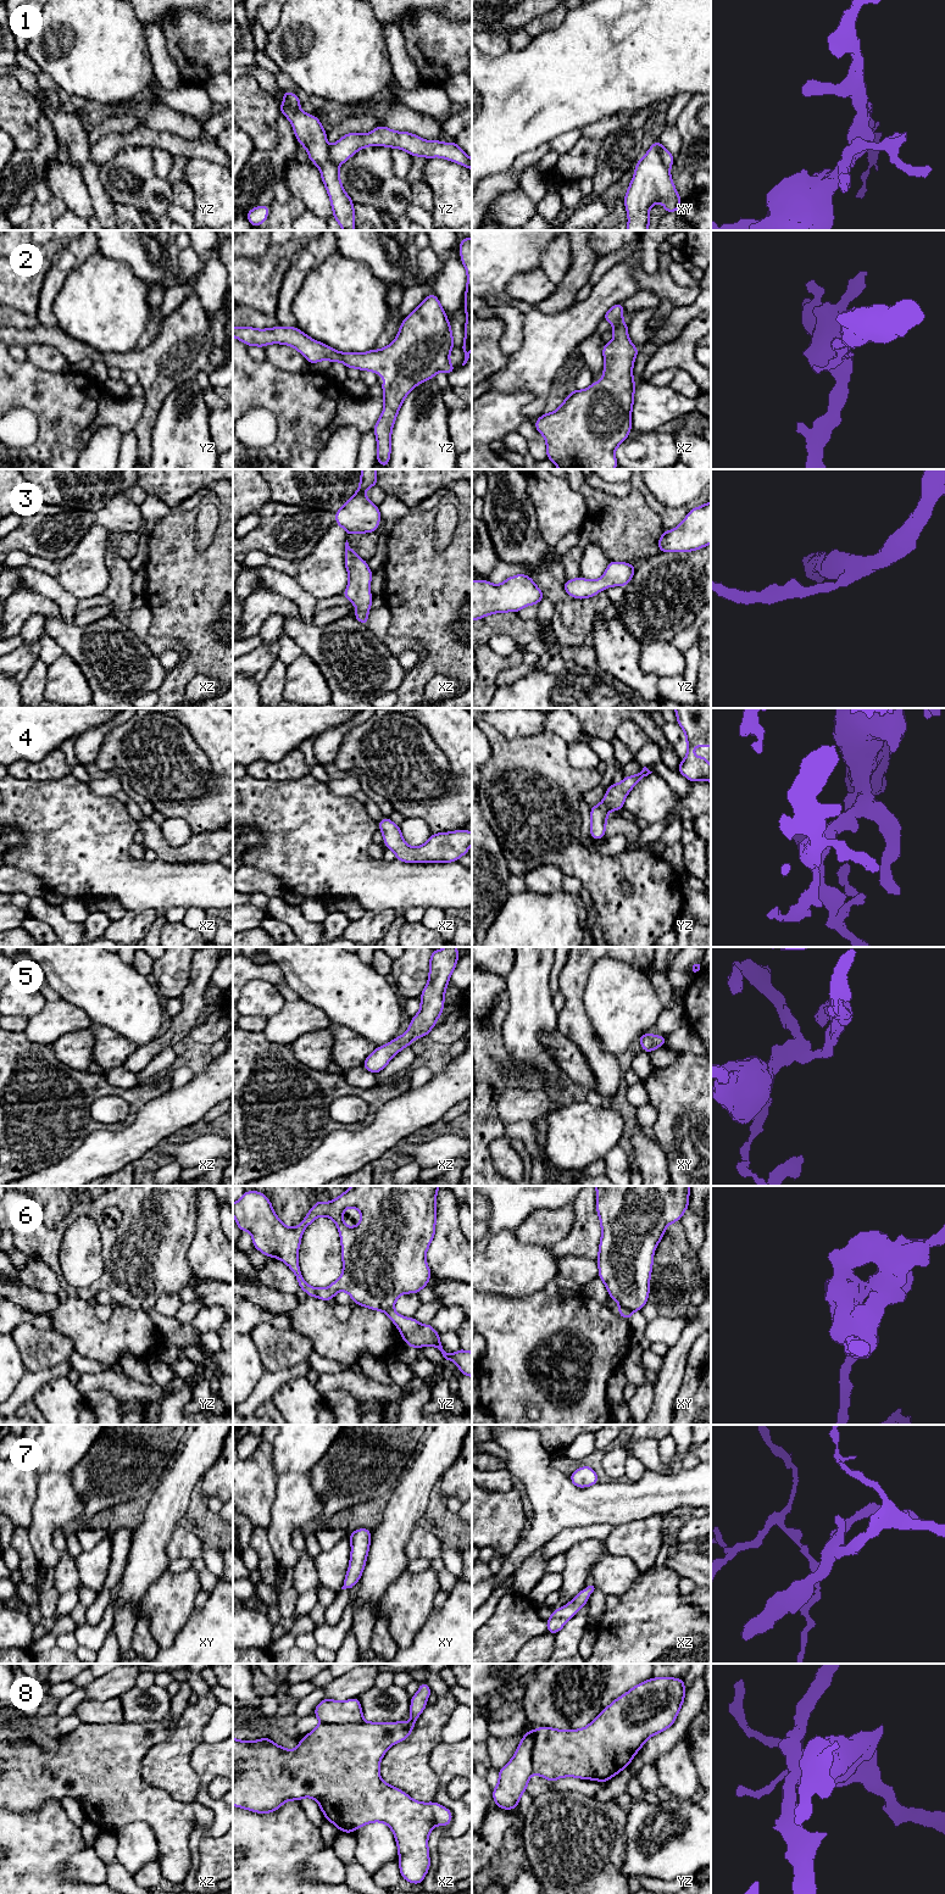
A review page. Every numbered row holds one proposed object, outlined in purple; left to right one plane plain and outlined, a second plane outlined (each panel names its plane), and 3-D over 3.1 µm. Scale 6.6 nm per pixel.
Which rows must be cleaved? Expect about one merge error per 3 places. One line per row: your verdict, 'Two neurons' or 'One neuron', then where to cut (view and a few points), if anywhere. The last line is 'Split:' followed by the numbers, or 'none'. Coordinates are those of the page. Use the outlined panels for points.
1: Two neurons. Split along xy (661, 146), (661, 160), (668, 168)
2: One neuron. No split
3: One neuron. No split
4: One neuron. No split
5: One neuron. No split
6: Two neurons. Split along xy (620, 1307), (631, 1313)
7: One neuron. No split
8: Two neurons. Split along yz (537, 1730), (533, 1737), (532, 1772)
Split: 1, 6, 8

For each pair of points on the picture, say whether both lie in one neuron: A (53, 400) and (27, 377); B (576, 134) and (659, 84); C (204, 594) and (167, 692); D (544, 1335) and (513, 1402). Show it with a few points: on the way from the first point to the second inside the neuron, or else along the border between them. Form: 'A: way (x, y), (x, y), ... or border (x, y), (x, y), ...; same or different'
A: way (46, 394), (32, 383); same
B: border (582, 128), (574, 128), (554, 137); different
C: way (200, 618), (200, 652), (185, 668); same
D: way (528, 1352), (524, 1364), (513, 1375), (513, 1385); same

